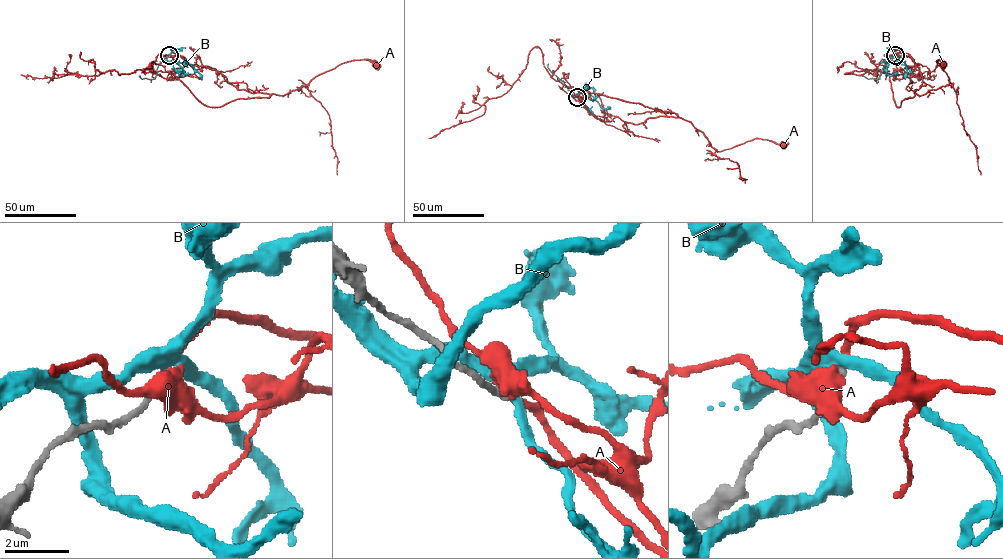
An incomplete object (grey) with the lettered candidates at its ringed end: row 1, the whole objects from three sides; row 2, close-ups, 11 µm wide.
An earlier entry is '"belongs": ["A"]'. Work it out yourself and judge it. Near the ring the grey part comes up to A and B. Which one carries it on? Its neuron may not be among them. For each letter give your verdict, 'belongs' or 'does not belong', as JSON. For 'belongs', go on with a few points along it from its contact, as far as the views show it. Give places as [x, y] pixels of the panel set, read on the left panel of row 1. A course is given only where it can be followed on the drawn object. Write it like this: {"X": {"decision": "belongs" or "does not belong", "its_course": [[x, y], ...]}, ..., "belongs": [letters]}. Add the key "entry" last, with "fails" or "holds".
{"A": {"decision": "belongs", "its_course": [[169, 55], [183, 57], [194, 69], [218, 71], [237, 89], [278, 95], [348, 61], [367, 59], [375, 65]]}, "B": {"decision": "does not belong"}, "belongs": ["A"], "entry": "holds"}

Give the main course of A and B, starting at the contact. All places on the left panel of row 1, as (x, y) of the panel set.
A: (169, 55), (183, 57), (194, 69), (218, 71), (237, 89), (278, 95), (348, 61), (367, 59), (375, 65)
B: (169, 54), (165, 56), (167, 60), (192, 65), (202, 79)

